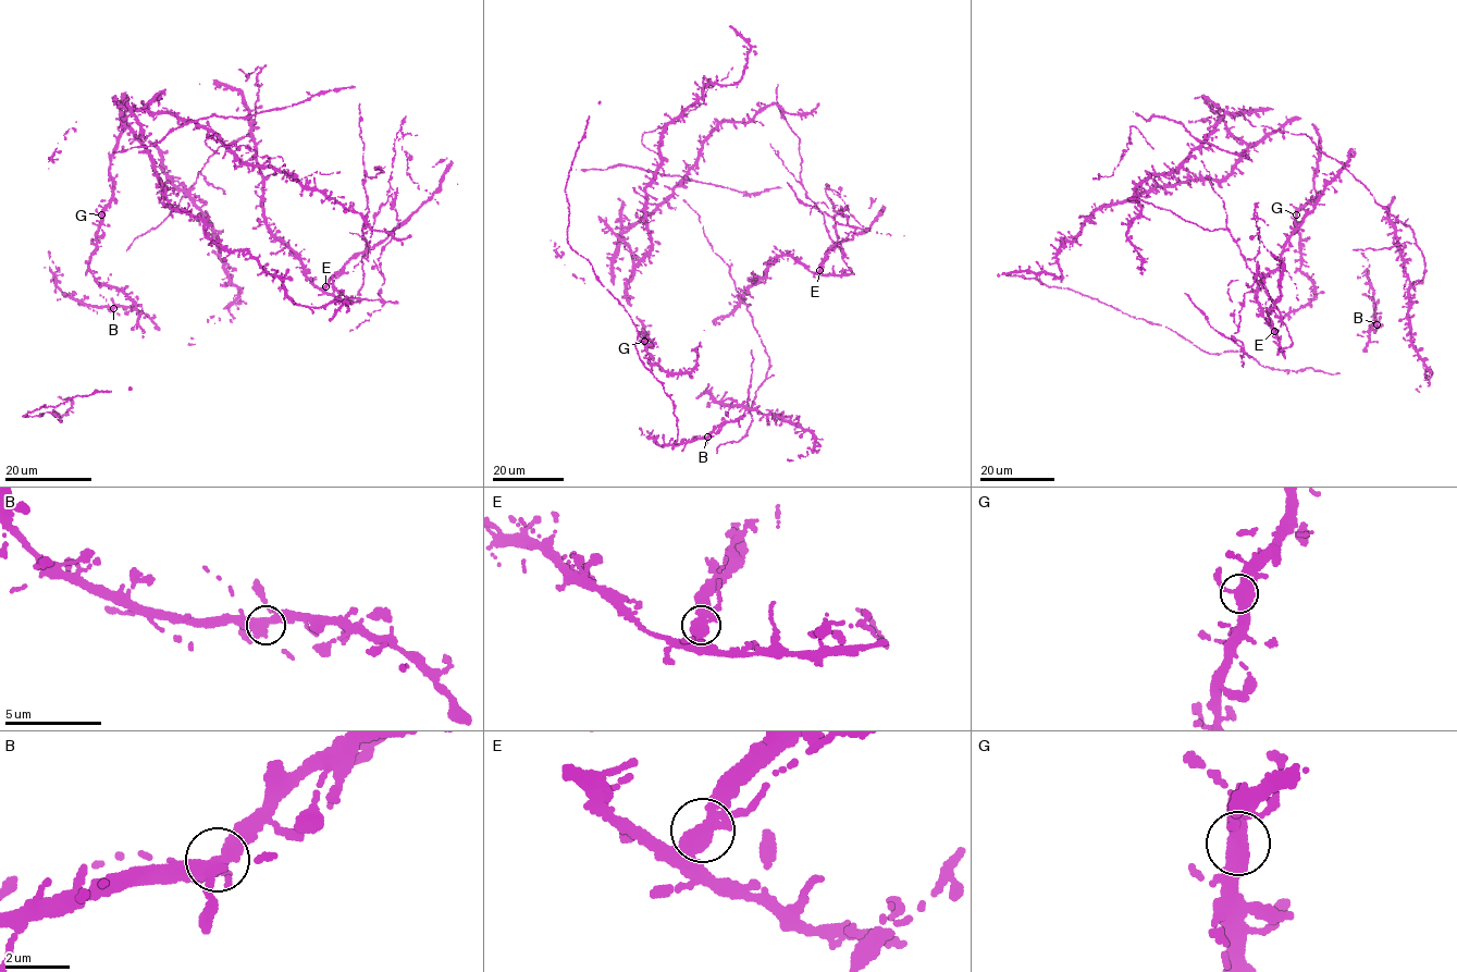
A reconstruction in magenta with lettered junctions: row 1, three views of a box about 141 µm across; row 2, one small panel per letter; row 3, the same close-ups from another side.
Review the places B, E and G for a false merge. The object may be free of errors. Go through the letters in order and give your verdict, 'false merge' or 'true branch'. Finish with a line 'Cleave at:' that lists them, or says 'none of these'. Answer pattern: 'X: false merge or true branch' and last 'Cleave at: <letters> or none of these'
B: true branch
E: false merge
G: true branch
Cleave at: E

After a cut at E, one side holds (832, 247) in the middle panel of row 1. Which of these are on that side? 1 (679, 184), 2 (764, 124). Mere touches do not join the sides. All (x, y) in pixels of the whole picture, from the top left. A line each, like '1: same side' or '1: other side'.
1: other side
2: other side

